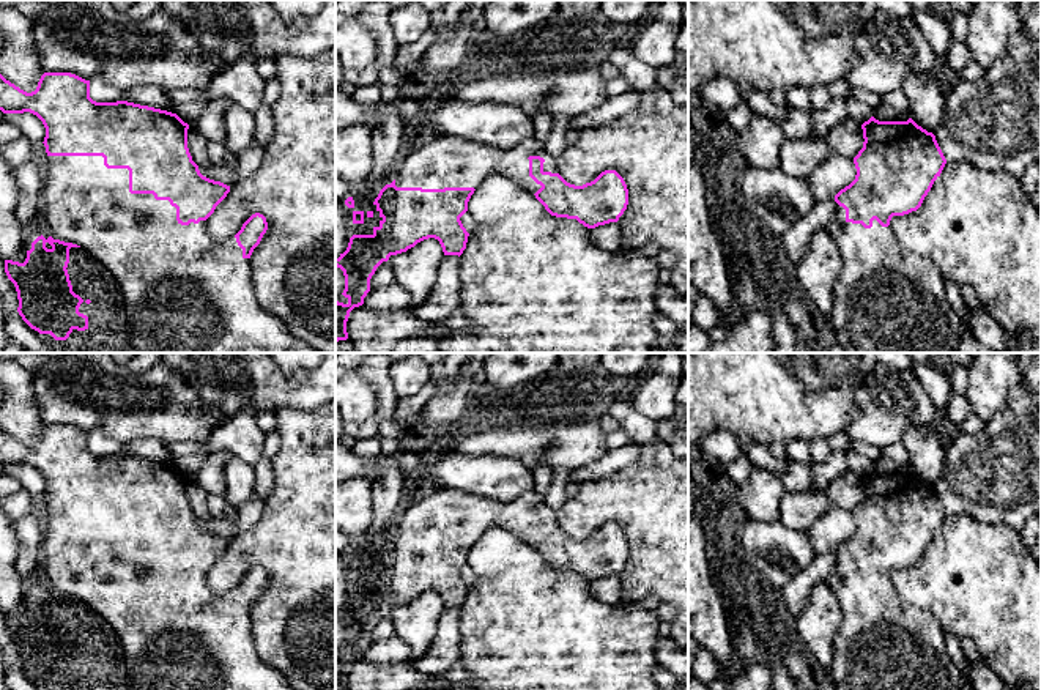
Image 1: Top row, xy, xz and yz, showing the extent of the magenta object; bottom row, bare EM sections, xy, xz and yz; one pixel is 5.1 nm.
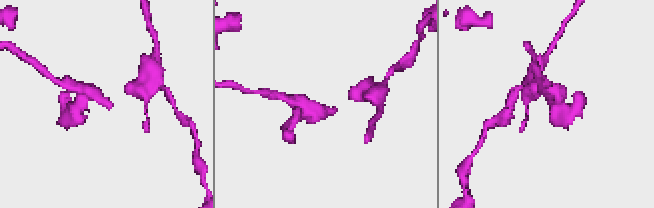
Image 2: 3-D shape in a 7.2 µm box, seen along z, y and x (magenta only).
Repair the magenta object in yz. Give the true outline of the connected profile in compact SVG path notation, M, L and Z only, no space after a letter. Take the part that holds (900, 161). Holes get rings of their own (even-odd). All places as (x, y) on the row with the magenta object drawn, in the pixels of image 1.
M871 117L861 124L863 148L854 158L855 180L835 195L828 233L841 252L841 271L832 293L830 326L836 343L846 353L956 353L964 337L964 326L945 291L945 279L935 265L918 254L904 250L890 227L893 216L917 211L947 159L932 132L907 121L879 121Z

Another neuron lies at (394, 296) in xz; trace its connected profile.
M397 282L386 287L372 287L364 299L370 310L403 310L413 306L409 293Z

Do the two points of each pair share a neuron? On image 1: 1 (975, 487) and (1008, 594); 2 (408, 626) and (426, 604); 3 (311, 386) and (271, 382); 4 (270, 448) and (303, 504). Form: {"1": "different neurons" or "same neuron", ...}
{"1": "different neurons", "2": "same neuron", "3": "same neuron", "4": "different neurons"}

